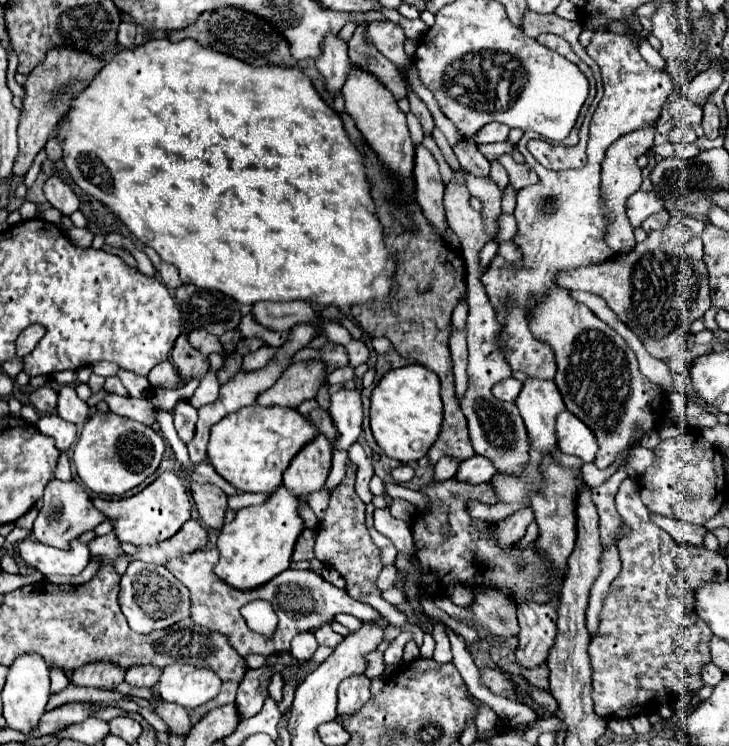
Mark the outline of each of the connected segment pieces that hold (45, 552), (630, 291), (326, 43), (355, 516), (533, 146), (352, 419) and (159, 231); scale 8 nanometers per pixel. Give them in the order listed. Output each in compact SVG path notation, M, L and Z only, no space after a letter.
M27 538L19 542L17 548L21 558L27 562L27 566L39 570L43 576L51 576L51 574L73 576L83 572L83 568L89 564L89 548L79 540L73 540L71 548L61 550L41 544L39 540Z
M669 224L663 230L651 232L631 252L617 254L605 264L557 276L557 280L567 290L585 290L601 296L619 320L639 336L651 356L667 360L681 352L689 326L711 308L707 266L703 260L681 254L685 252L681 246L685 240L681 236L691 238L691 234L685 236L679 230L679 224Z
M327 36L321 44L321 56L317 58L317 70L325 78L325 86L335 96L347 80L351 70L349 56L347 56L347 42L341 36Z
M349 464L347 476L343 482L333 490L329 508L325 512L323 522L317 526L317 540L315 540L315 558L321 560L323 564L339 570L345 580L347 580L347 592L363 602L373 606L381 618L389 620L389 624L394 626L404 626L409 622L408 616L400 612L391 602L387 602L377 588L377 576L383 570L383 560L381 560L381 550L373 544L369 530L365 526L365 502L355 494L353 488L355 482L355 466Z
M587 112L585 122L579 130L579 144L577 146L553 145L542 139L532 139L529 142L529 152L545 166L551 170L567 170L567 168L577 168L585 164L585 146L589 138L589 120L591 114Z
M343 388L337 390L331 396L329 416L331 416L333 426L337 430L335 448L337 450L349 450L361 434L363 408L361 408L359 390L343 390Z
M151 40L133 50L121 50L107 66L101 68L89 86L71 102L71 110L67 112L67 118L61 124L57 136L65 140L63 162L73 182L89 196L111 208L111 212L119 216L119 220L137 240L141 240L145 246L151 246L165 262L177 266L185 284L225 292L239 304L255 304L263 300L305 300L341 308L367 304L371 300L387 300L391 294L397 258L393 254L389 256L389 250L385 248L385 232L375 214L371 182L367 180L363 156L349 140L339 114L321 100L311 84L311 78L299 68L249 68L249 64L233 56L203 48L195 40Z

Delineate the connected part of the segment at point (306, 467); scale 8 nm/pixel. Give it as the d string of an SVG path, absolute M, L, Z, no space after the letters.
M319 434L315 440L305 444L289 468L283 472L283 484L297 496L307 496L321 490L331 468L331 446L327 436Z

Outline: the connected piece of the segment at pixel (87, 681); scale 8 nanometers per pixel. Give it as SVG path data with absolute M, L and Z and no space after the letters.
M89 664L89 668L81 668L81 672L73 672L71 682L75 686L93 686L99 690L115 690L123 684L125 672L115 664Z

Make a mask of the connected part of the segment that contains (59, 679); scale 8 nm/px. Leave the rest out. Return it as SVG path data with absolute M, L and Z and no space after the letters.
M53 668L51 670L51 692L57 694L57 692L61 692L67 686L69 686L69 678L59 668Z

